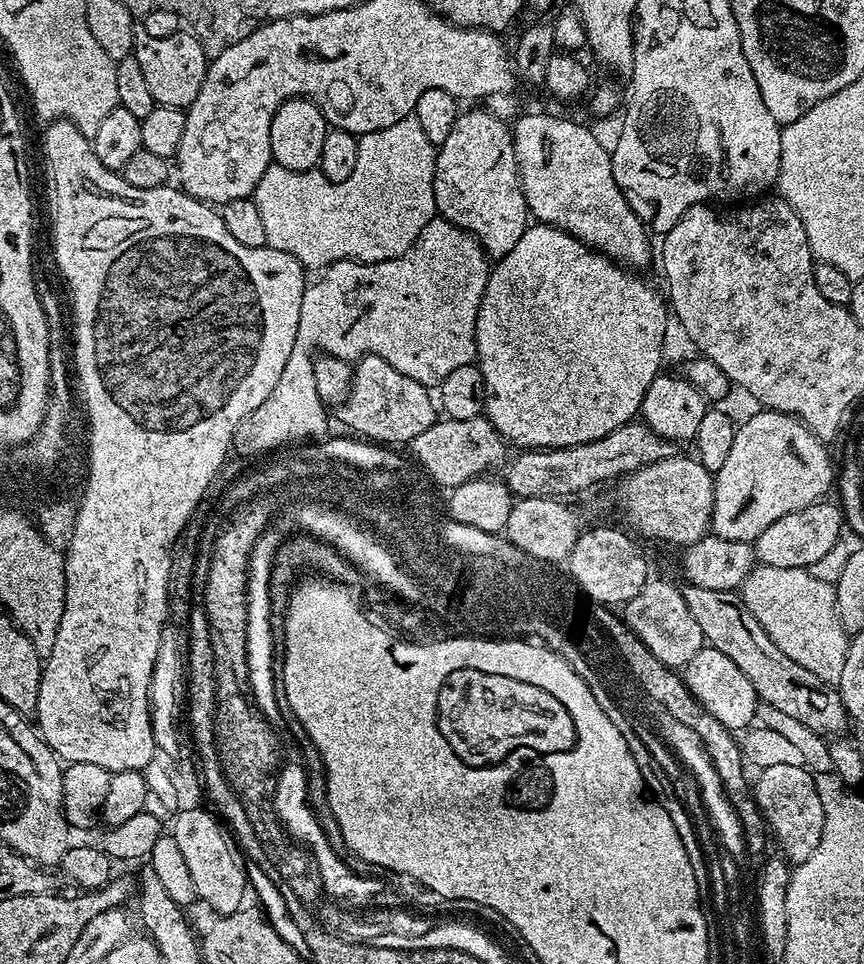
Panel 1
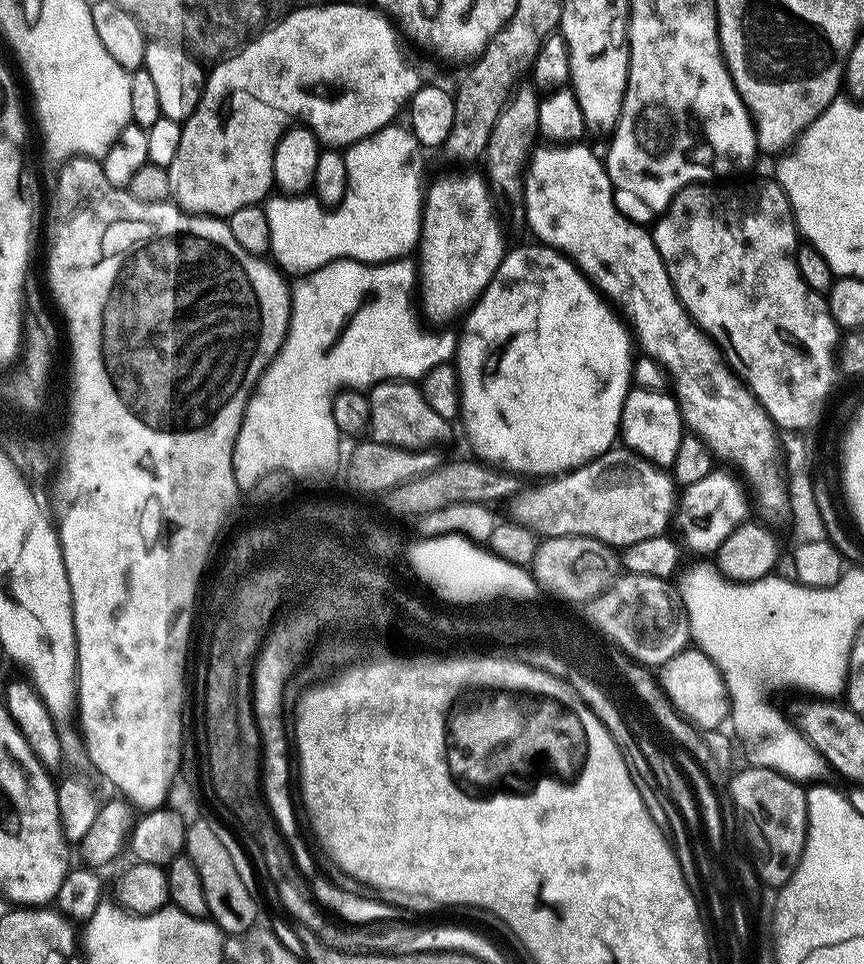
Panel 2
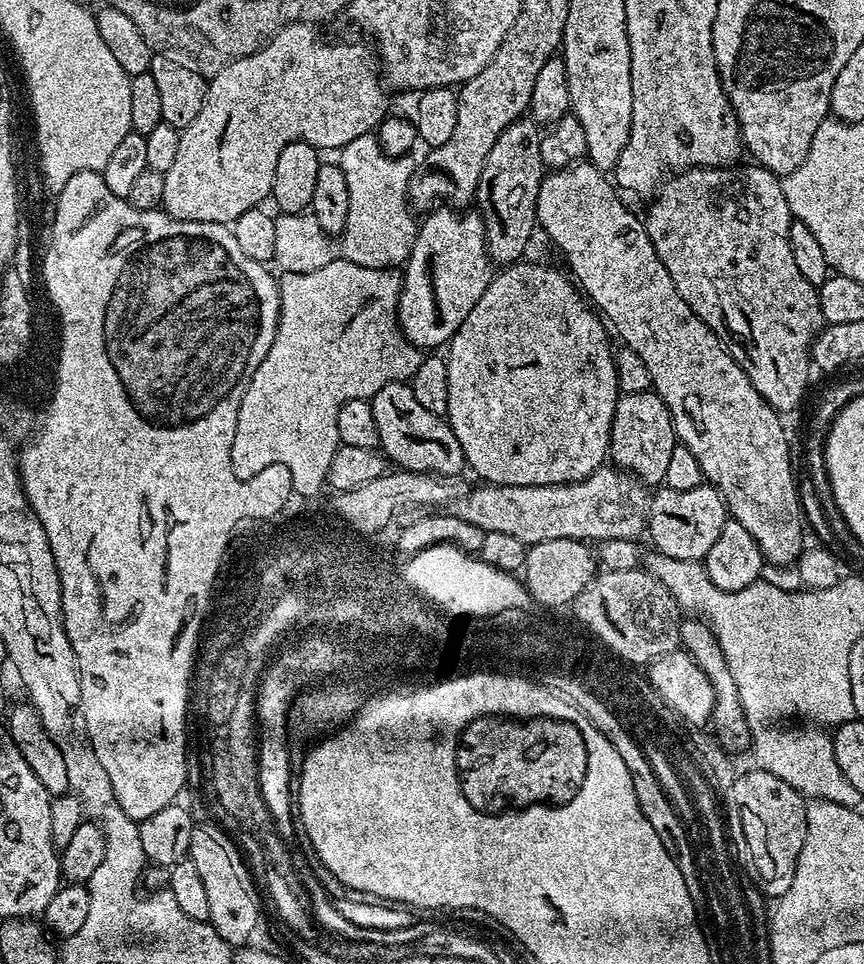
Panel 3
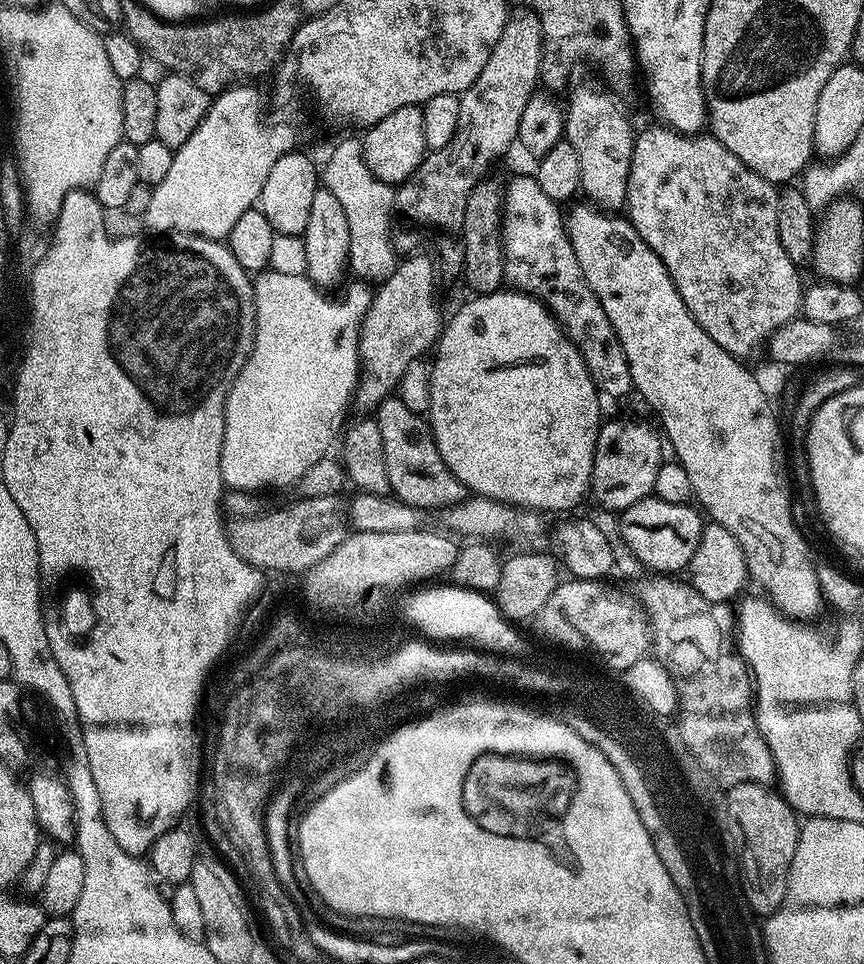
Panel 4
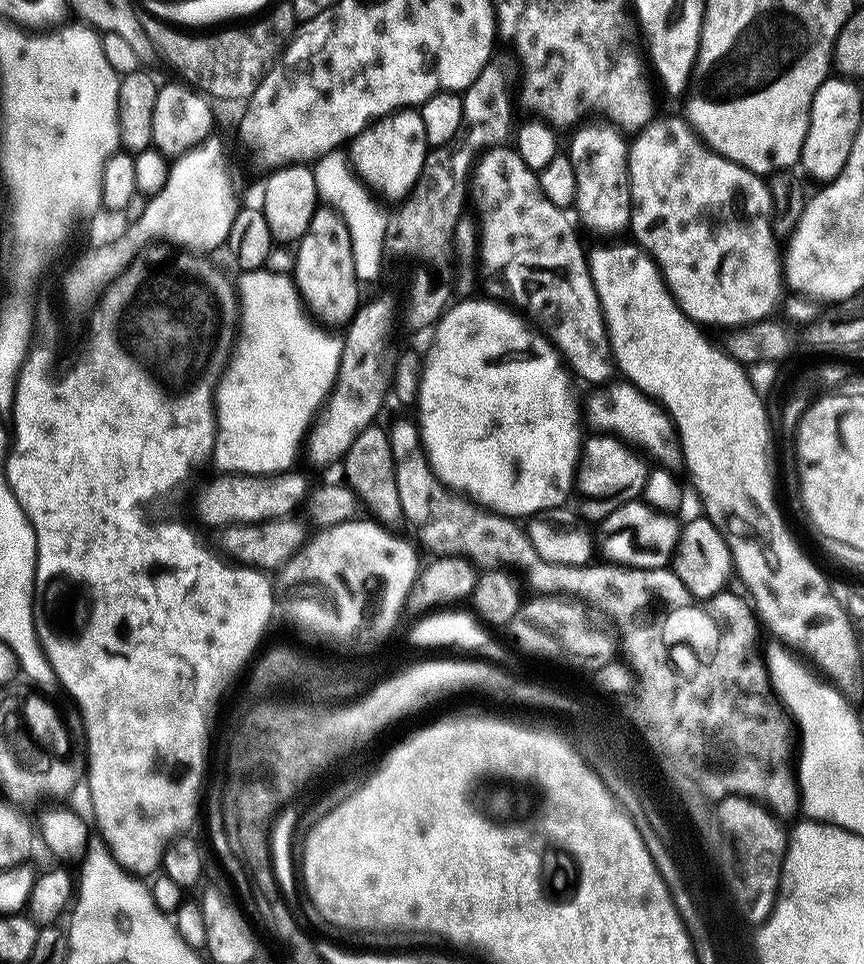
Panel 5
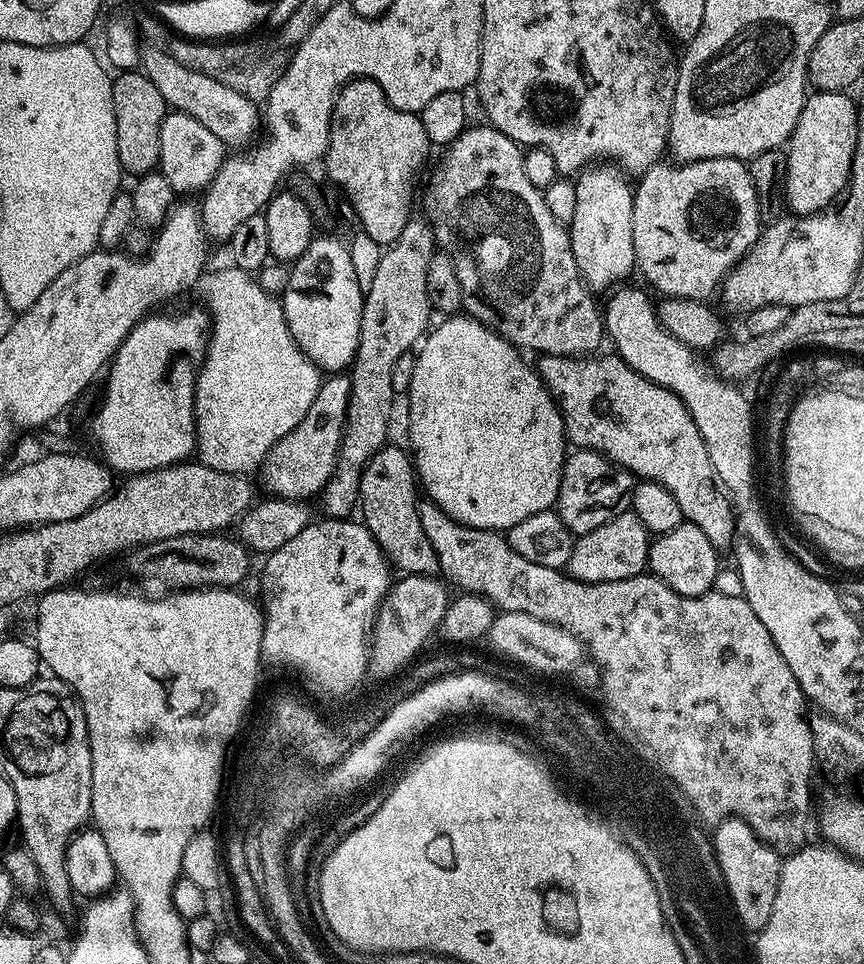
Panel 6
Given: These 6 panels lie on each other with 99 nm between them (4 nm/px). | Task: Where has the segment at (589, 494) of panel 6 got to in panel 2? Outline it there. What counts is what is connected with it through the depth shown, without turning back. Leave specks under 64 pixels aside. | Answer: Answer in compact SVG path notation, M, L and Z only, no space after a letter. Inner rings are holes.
M635 386L629 387L626 394L626 402L620 405L620 434L619 439L624 440L624 444L639 459L655 464L656 467L665 470L671 469L674 458L678 458L678 445L682 443L682 438L686 434L684 416L680 413L680 403L671 391L655 392Z

